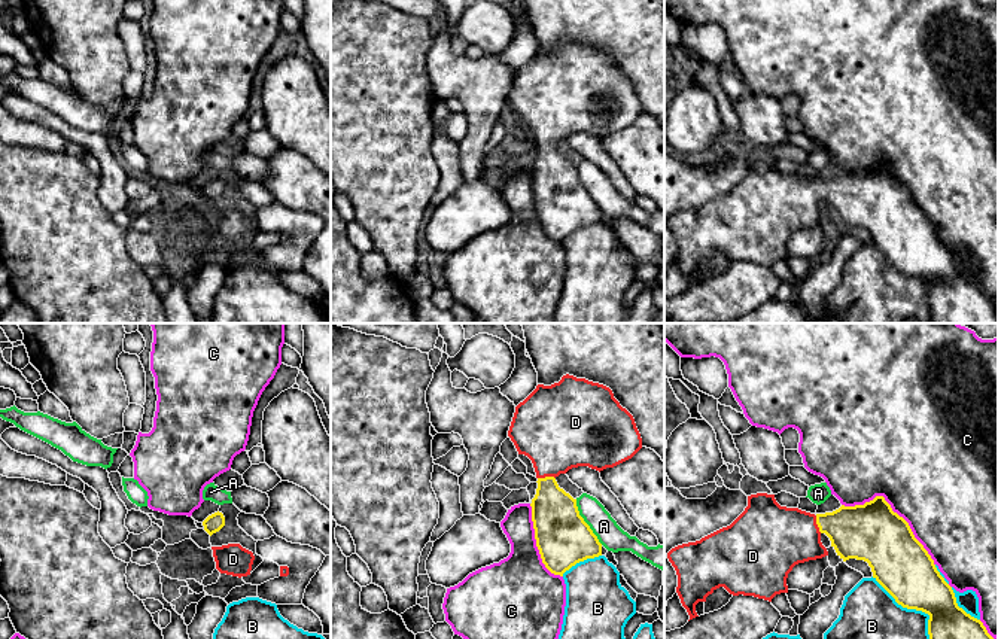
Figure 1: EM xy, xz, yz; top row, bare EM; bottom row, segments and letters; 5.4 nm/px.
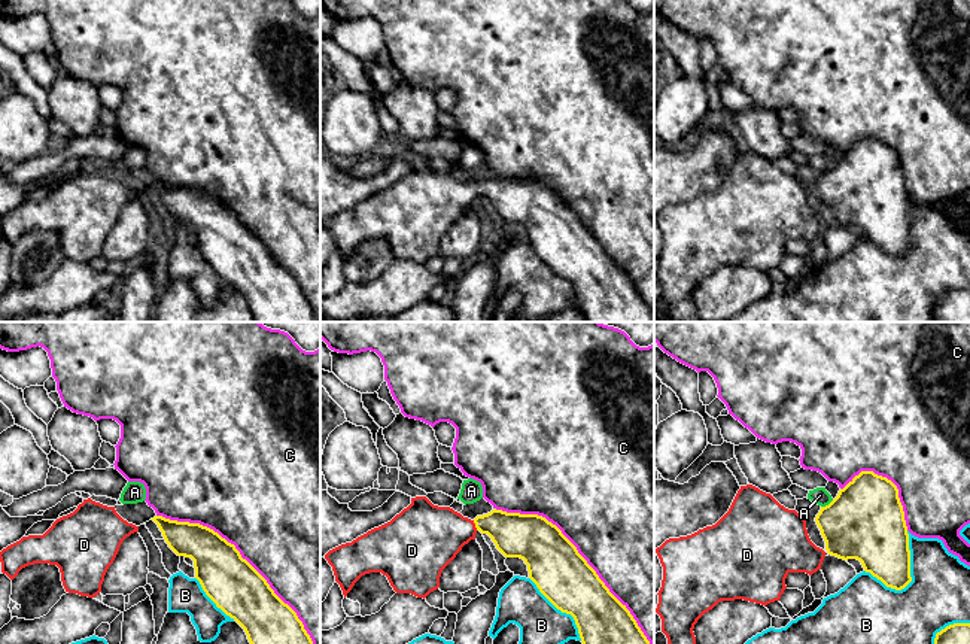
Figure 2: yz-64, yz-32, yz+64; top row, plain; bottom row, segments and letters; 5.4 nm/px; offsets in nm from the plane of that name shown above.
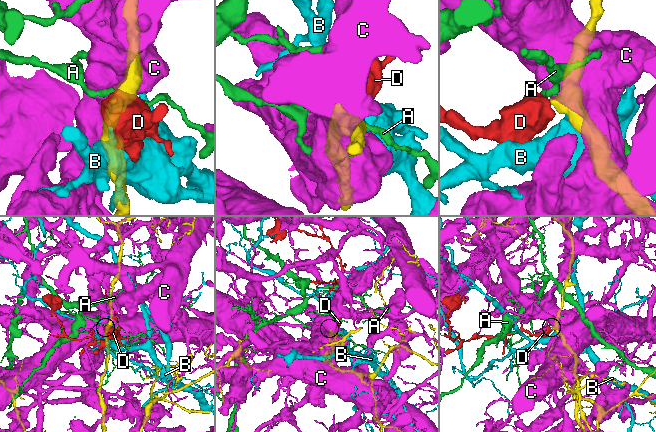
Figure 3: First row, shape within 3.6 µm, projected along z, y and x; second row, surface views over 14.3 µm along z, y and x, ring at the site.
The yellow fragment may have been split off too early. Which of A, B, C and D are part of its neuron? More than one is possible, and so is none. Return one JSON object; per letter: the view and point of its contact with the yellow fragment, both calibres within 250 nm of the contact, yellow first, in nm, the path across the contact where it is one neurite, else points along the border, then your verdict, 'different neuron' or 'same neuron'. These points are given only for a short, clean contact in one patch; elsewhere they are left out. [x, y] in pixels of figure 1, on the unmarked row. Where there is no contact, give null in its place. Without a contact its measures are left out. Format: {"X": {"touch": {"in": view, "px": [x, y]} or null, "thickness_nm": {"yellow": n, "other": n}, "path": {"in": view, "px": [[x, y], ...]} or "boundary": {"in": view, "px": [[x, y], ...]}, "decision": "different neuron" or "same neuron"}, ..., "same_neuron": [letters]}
{"A": {"touch": {"in": "xz", "px": [584, 188]}, "thickness_nm": {"yellow": 300, "other": 140}, "boundary": {"in": "xz", "px": [[575, 166], [578, 180], [602, 210]]}, "decision": "different neuron"}, "B": {"touch": {"in": "yz", "px": [921, 276]}, "thickness_nm": {"yellow": 300, "other": 340}, "decision": "different neuron"}, "C": {"touch": {"in": "yz", "px": [892, 177]}, "thickness_nm": {"yellow": 320, "other": 480}, "decision": "different neuron"}, "D": {"touch": {"in": "xz", "px": [545, 143]}, "thickness_nm": {"yellow": 260, "other": 420}, "path": {"in": "xz", "px": [[556, 185], [545, 143], [557, 99]]}, "decision": "same neuron"}, "same_neuron": ["D"]}

